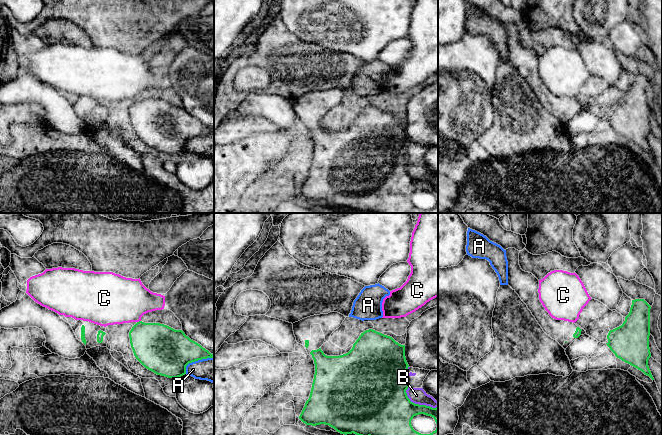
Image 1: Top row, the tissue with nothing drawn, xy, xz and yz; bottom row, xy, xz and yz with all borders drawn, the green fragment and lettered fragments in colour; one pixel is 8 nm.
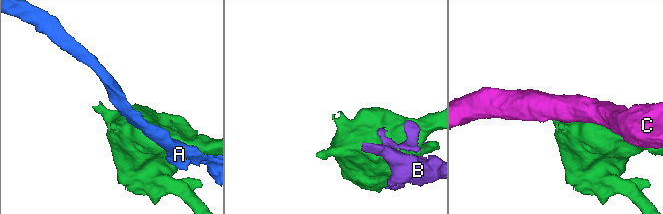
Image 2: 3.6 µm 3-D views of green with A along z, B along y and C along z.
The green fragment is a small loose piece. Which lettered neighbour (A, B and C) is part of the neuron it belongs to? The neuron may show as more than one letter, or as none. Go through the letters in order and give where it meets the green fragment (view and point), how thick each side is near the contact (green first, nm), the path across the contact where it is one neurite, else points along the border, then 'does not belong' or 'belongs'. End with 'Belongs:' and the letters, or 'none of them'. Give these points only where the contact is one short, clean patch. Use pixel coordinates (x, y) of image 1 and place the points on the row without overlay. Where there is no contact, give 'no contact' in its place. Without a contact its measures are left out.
A: meets green in xy at (196, 136); 380 nm thick on the green side, 190 nm on the other; does not belong
B: meets green in xz at (418, 180); 400 nm thick on the green side, 130 nm on the other; does not belong
C: meets green in xy at (139, 97); 380 nm thick on the green side, 380 nm on the other; border along xy (140, 96), (137, 98); does not belong
Belongs: none of them

